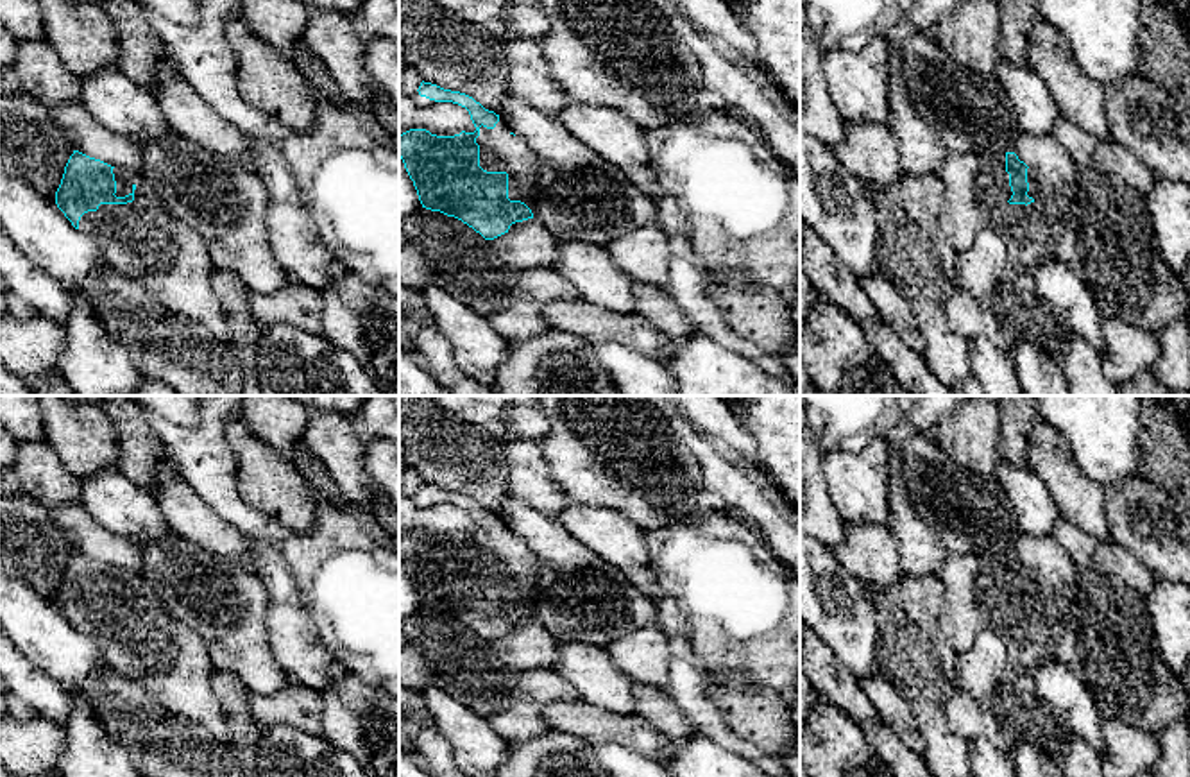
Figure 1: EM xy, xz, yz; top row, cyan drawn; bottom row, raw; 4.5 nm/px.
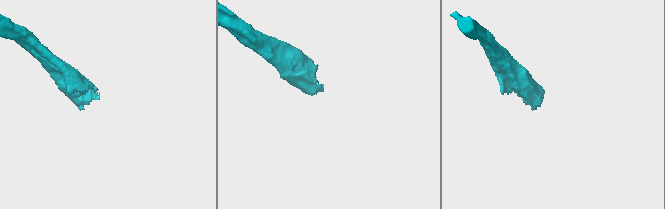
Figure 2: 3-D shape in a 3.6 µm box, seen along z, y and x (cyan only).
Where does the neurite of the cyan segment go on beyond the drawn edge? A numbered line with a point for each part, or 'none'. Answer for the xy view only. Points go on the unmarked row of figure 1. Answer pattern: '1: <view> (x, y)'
1: xy (124, 580)

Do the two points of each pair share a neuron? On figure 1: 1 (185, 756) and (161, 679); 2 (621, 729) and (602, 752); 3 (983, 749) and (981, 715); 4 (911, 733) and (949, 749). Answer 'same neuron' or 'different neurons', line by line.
1: different neurons
2: different neurons
3: different neurons
4: different neurons

